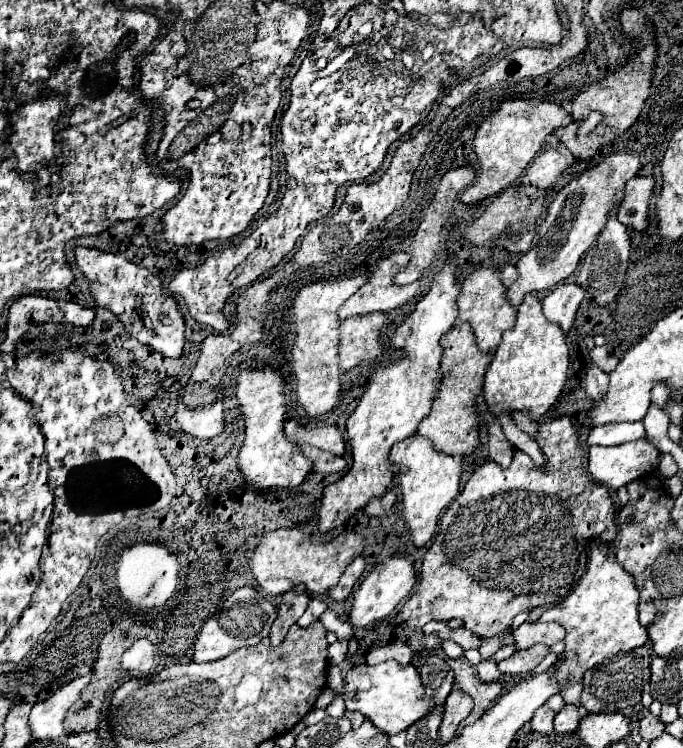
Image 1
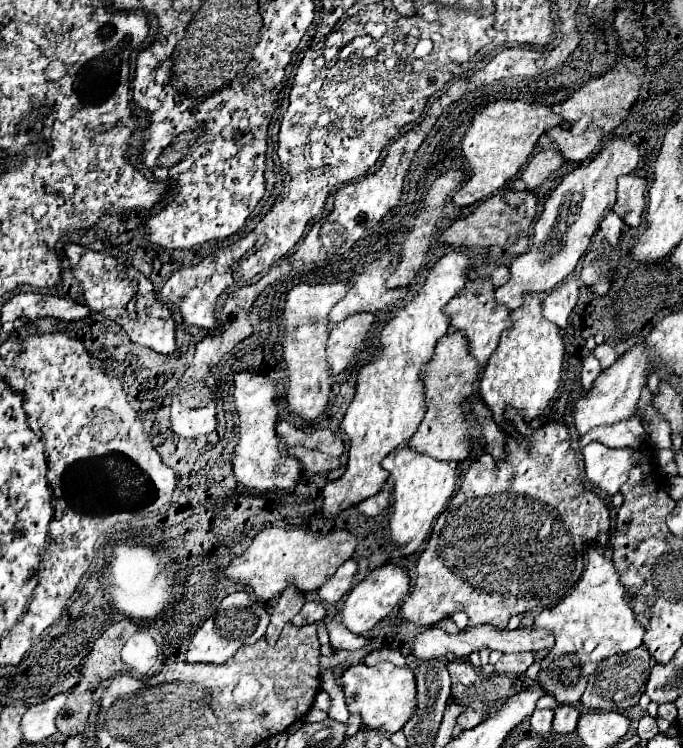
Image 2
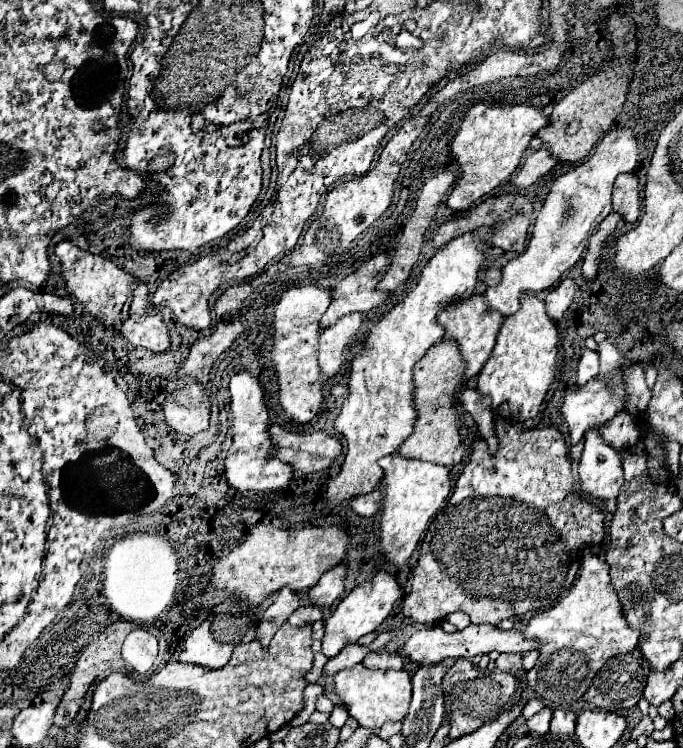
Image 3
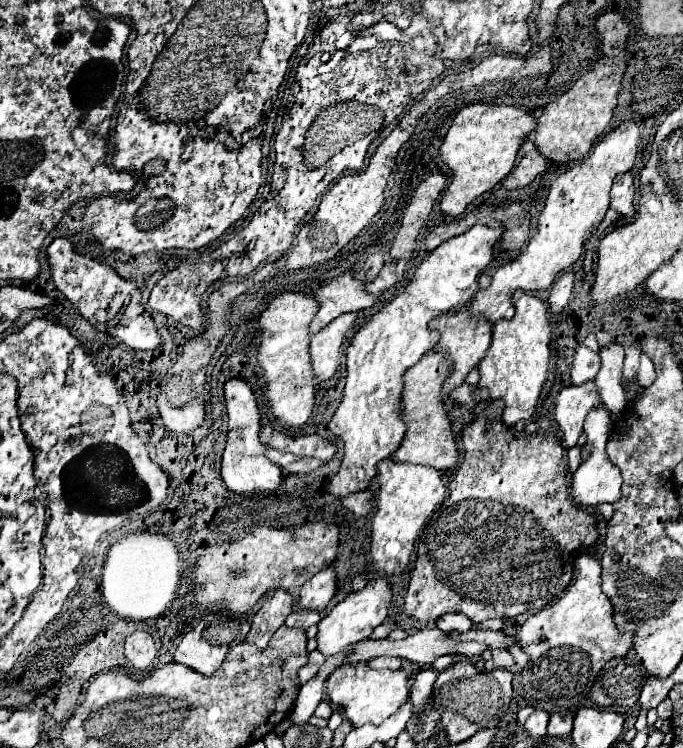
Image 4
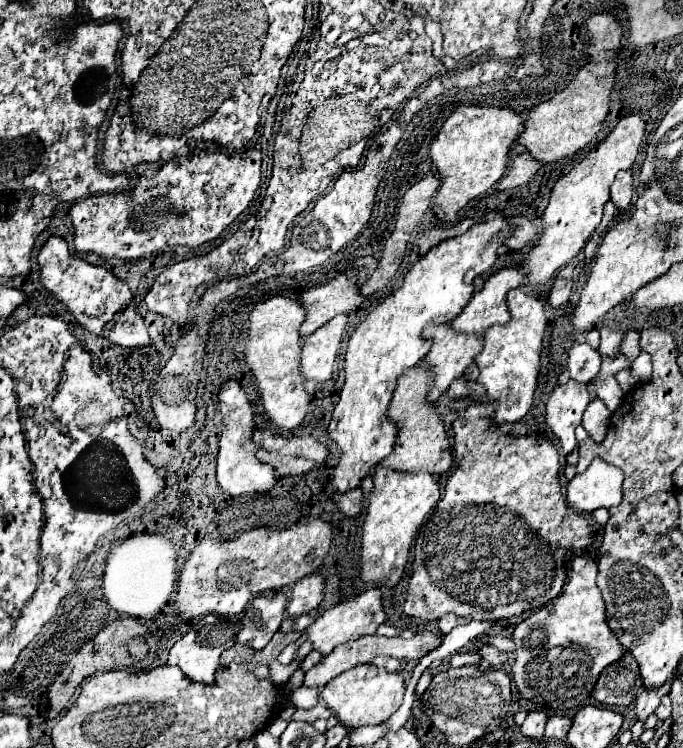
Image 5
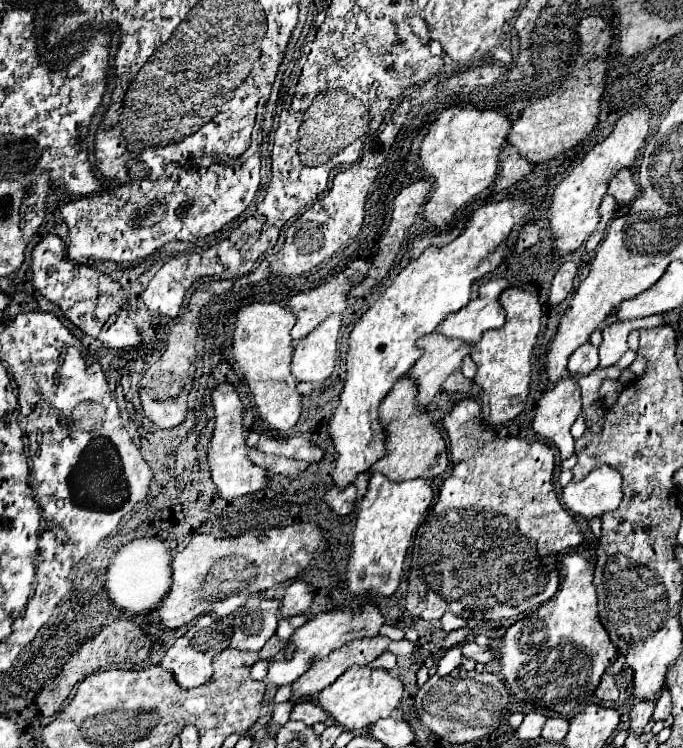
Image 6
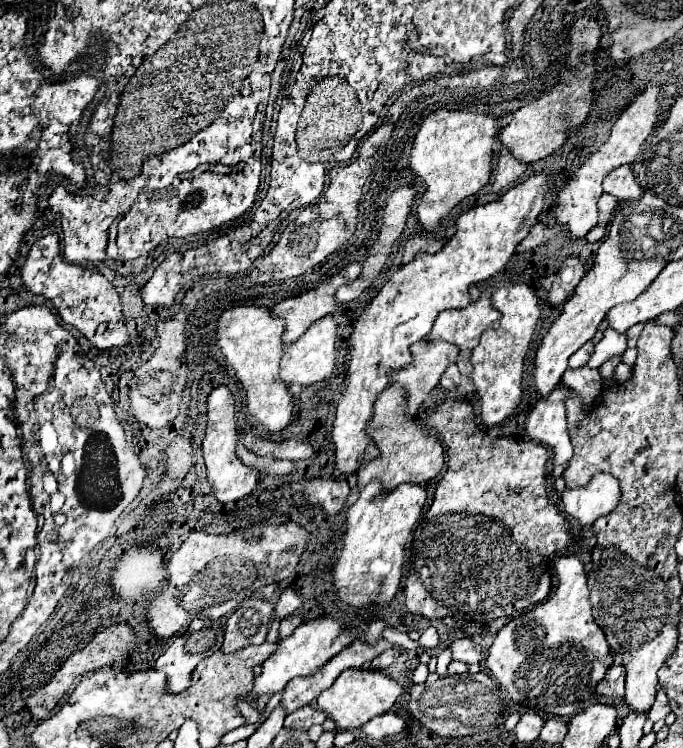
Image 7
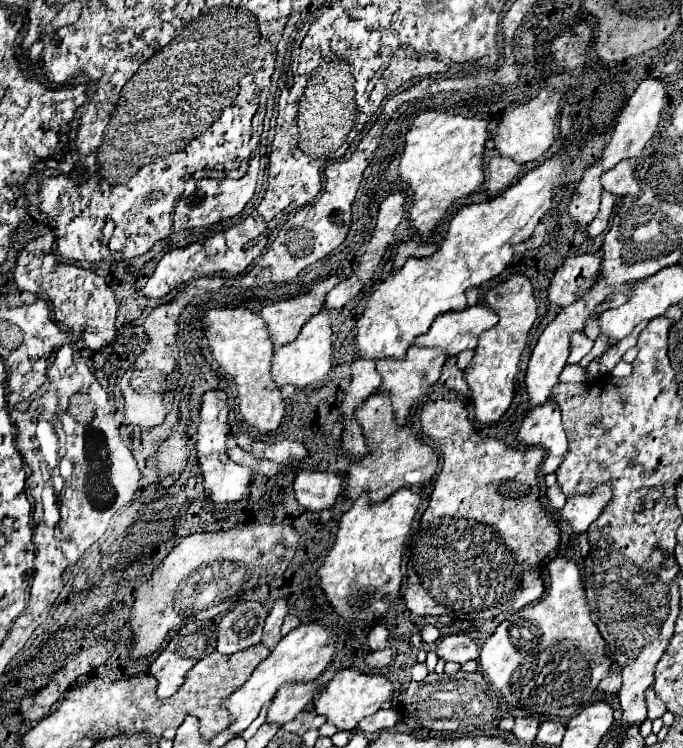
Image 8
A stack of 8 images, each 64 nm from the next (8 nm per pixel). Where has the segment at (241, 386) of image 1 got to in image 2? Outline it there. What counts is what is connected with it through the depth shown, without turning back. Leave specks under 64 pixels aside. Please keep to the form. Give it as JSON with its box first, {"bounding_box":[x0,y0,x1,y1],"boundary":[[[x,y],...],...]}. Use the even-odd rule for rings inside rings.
{"bounding_box":[232,372,302,490],"boundary":[[[240,372],[234,378],[234,404],[238,414],[238,444],[232,452],[232,472],[238,484],[250,490],[272,490],[272,488],[294,488],[302,472],[302,466],[296,458],[286,456],[286,444],[276,436],[278,408],[276,408],[276,390],[270,378],[262,374]]]}

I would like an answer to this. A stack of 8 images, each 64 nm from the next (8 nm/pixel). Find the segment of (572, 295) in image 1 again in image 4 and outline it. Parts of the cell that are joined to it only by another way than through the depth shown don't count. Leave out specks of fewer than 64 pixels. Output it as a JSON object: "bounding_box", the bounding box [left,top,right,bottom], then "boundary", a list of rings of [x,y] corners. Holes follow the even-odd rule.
{"bounding_box":[548,272,574,314],"boundary":[[[564,272],[552,284],[552,290],[550,290],[550,296],[548,296],[548,306],[554,314],[562,312],[562,308],[568,304],[570,294],[572,294],[572,284],[574,284],[574,272]]]}

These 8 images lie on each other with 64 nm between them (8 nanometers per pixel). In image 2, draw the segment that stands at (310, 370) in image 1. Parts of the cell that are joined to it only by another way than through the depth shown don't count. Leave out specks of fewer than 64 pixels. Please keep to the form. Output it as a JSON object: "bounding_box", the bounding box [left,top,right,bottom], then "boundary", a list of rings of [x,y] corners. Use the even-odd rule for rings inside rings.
{"bounding_box":[282,284,346,420],"boundary":[[[298,284],[294,286],[286,296],[284,306],[284,342],[282,342],[282,360],[286,364],[288,372],[288,392],[286,402],[294,414],[298,414],[304,420],[318,418],[326,404],[328,394],[332,386],[332,376],[326,364],[324,346],[328,340],[328,312],[332,310],[332,304],[336,304],[346,292],[346,284]]]}

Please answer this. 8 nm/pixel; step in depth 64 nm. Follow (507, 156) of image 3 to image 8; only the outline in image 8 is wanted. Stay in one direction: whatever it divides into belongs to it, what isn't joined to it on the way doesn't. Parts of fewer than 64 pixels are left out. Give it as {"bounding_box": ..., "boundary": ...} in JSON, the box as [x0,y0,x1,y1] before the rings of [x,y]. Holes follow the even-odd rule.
{"bounding_box":[398,112,490,238],"boundary":[[[422,112],[412,120],[412,126],[404,138],[404,152],[400,154],[398,176],[412,190],[410,196],[410,226],[420,238],[428,238],[454,204],[456,198],[474,192],[484,182],[482,152],[484,142],[490,138],[486,120],[464,118],[442,112]]]}

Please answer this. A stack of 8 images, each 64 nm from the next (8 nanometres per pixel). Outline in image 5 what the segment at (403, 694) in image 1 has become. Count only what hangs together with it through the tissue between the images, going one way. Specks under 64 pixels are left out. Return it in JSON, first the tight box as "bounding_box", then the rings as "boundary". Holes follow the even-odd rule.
{"bounding_box":[322,664,404,730],"boundary":[[[372,664],[354,666],[334,680],[330,680],[322,692],[322,700],[332,710],[332,714],[350,730],[368,726],[368,724],[382,724],[386,722],[402,704],[404,696],[404,678],[398,672],[386,672],[384,668],[376,668]]]}

